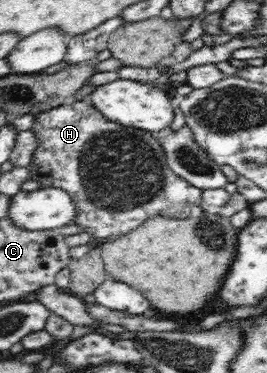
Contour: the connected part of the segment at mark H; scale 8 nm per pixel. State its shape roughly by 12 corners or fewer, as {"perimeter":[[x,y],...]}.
{"perimeter":[[89,100],[35,114],[28,181],[94,245],[202,190],[150,132]]}

